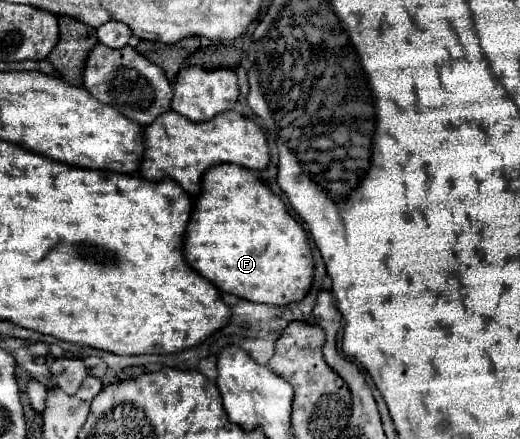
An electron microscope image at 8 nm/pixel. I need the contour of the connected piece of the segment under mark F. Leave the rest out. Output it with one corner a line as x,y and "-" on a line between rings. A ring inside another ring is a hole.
217,164
203,174
201,192
193,200
191,220
183,236
183,252
187,264
215,288
251,302
271,306
297,302
305,296
313,278
313,258
303,226
287,212
283,202
257,180
257,170
235,164

